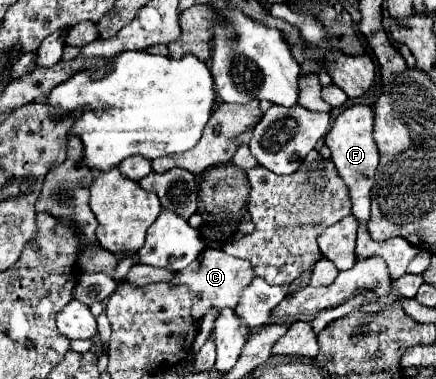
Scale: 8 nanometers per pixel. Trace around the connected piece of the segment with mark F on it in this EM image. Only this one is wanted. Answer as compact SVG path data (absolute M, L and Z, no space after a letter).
M355 104L341 112L329 134L325 136L325 144L331 150L331 160L335 162L335 168L343 182L347 184L351 192L351 202L353 202L353 216L357 218L359 226L365 226L369 222L369 190L373 186L373 176L379 164L379 150L373 140L373 110L371 106Z

